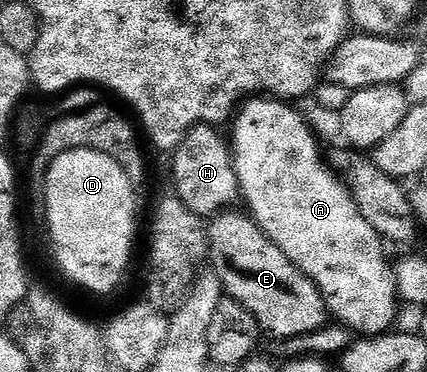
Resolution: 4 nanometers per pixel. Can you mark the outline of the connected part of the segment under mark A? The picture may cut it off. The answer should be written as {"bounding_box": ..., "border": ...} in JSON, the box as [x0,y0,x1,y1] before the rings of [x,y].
{"bounding_box":[232,95,400,335],"border":[[[254,95],[233,118],[232,152],[241,200],[246,200],[245,208],[249,216],[266,232],[266,237],[272,239],[272,243],[276,243],[288,259],[292,259],[294,266],[305,277],[312,279],[329,316],[335,322],[360,335],[381,335],[393,326],[390,324],[400,306],[398,288],[394,282],[394,265],[386,262],[386,253],[382,250],[384,241],[368,219],[364,219],[349,186],[331,168],[324,153],[322,157],[323,146],[317,134],[310,129],[303,114],[290,105],[293,104],[270,95]]]}

